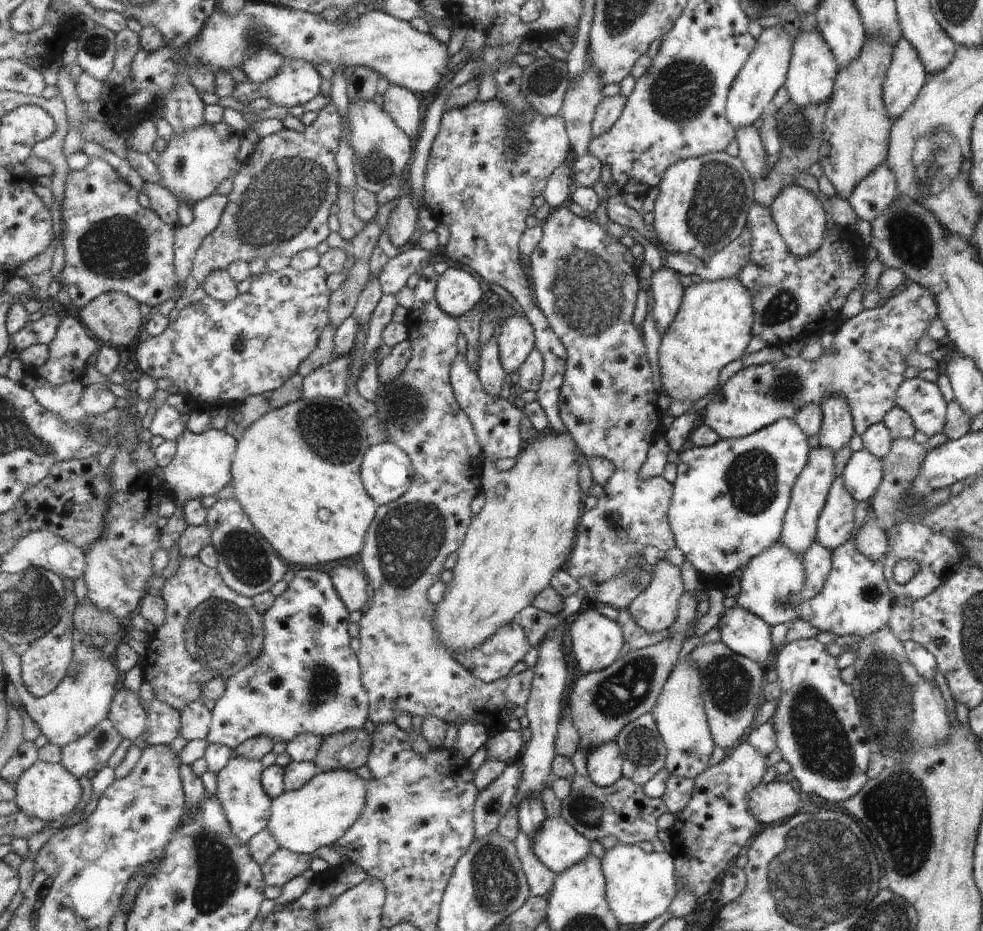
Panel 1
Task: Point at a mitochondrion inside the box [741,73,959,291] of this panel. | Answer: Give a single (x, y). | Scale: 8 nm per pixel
(909, 237)

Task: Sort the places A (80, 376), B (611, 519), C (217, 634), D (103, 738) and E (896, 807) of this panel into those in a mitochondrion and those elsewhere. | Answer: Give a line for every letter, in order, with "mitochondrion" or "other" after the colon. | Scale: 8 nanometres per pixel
A: other
B: other
C: mitochondrion
D: mitochondrion
E: mitochondrion

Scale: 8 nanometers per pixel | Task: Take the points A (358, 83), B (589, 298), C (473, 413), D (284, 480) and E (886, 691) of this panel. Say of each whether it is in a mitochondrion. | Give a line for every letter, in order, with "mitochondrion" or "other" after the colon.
A: other
B: mitochondrion
C: other
D: other
E: mitochondrion

